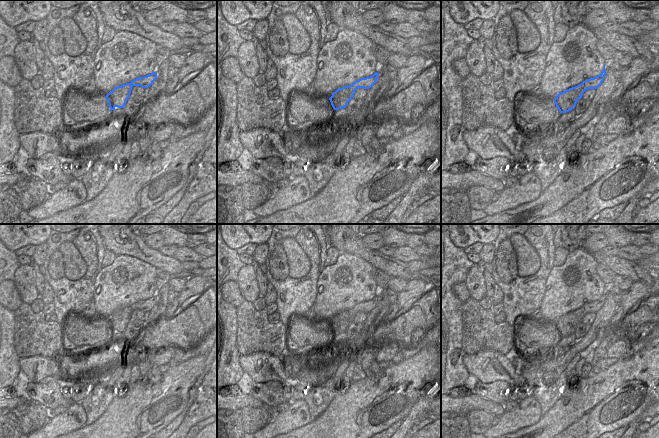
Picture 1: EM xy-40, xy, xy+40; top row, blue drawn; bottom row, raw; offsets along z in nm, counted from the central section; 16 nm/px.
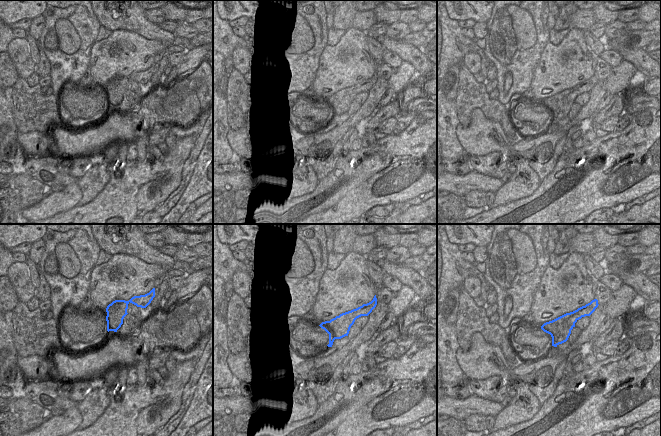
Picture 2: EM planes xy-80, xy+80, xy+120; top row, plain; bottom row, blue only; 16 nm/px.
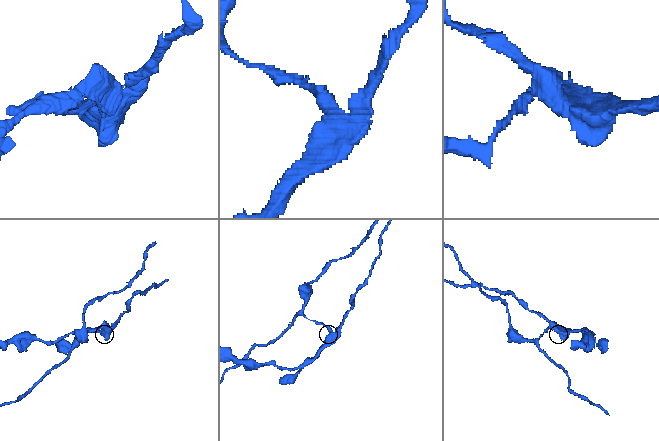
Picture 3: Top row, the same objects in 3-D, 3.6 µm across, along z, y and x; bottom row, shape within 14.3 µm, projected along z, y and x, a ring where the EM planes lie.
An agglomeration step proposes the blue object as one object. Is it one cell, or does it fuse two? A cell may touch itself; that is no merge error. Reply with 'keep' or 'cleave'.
cleave

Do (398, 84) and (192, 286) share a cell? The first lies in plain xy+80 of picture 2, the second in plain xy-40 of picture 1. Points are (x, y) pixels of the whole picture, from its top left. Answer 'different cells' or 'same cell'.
same cell

